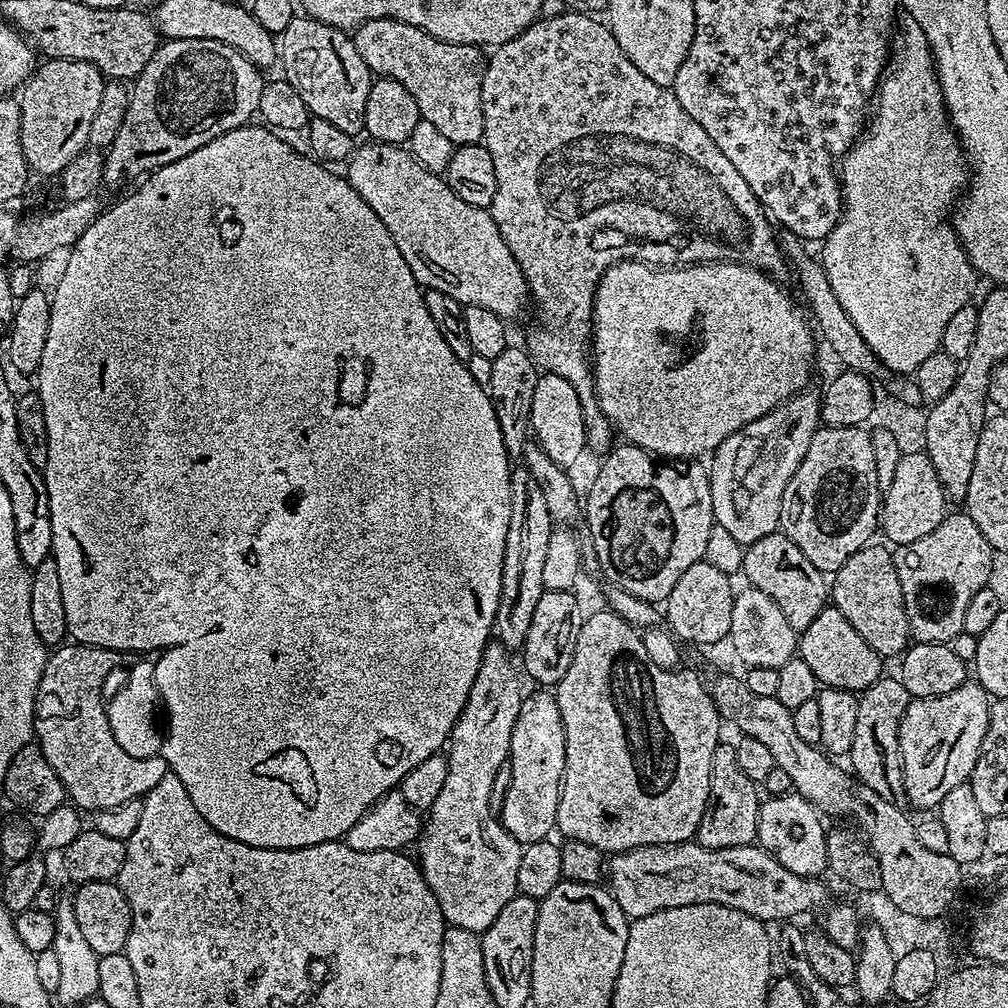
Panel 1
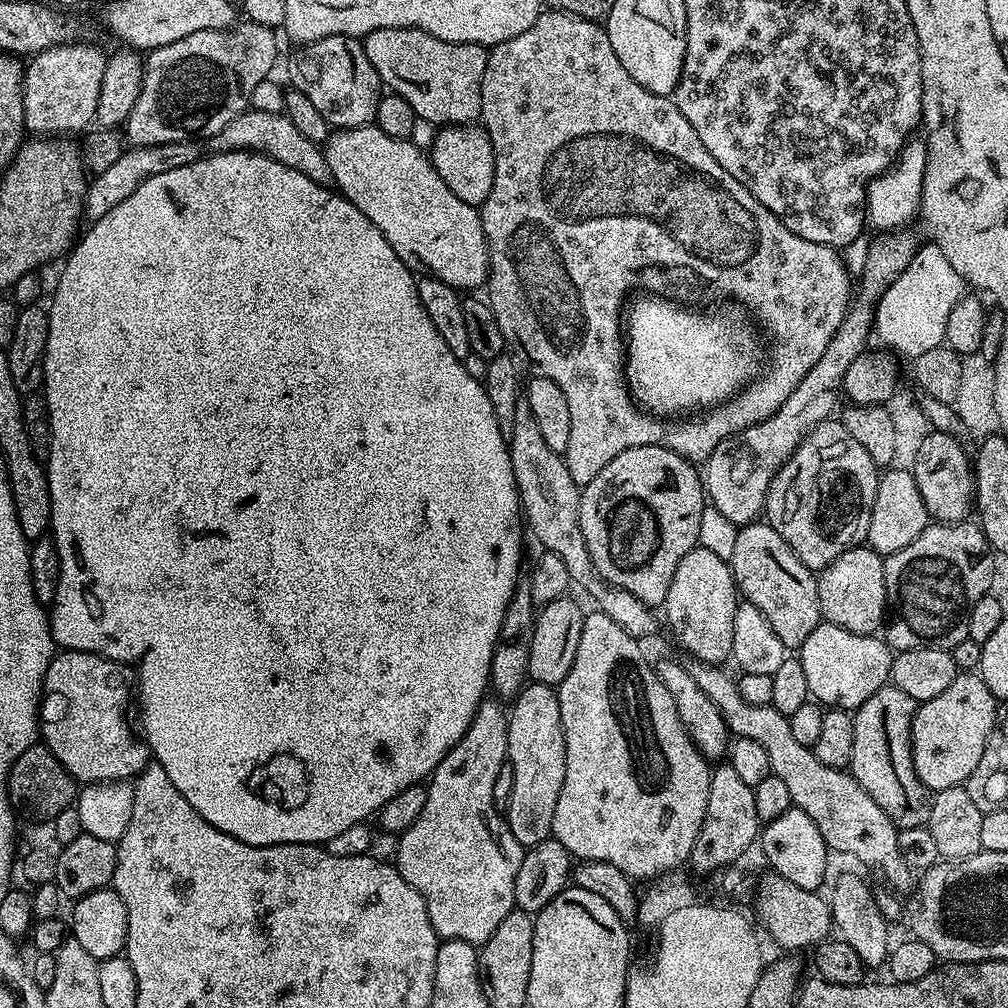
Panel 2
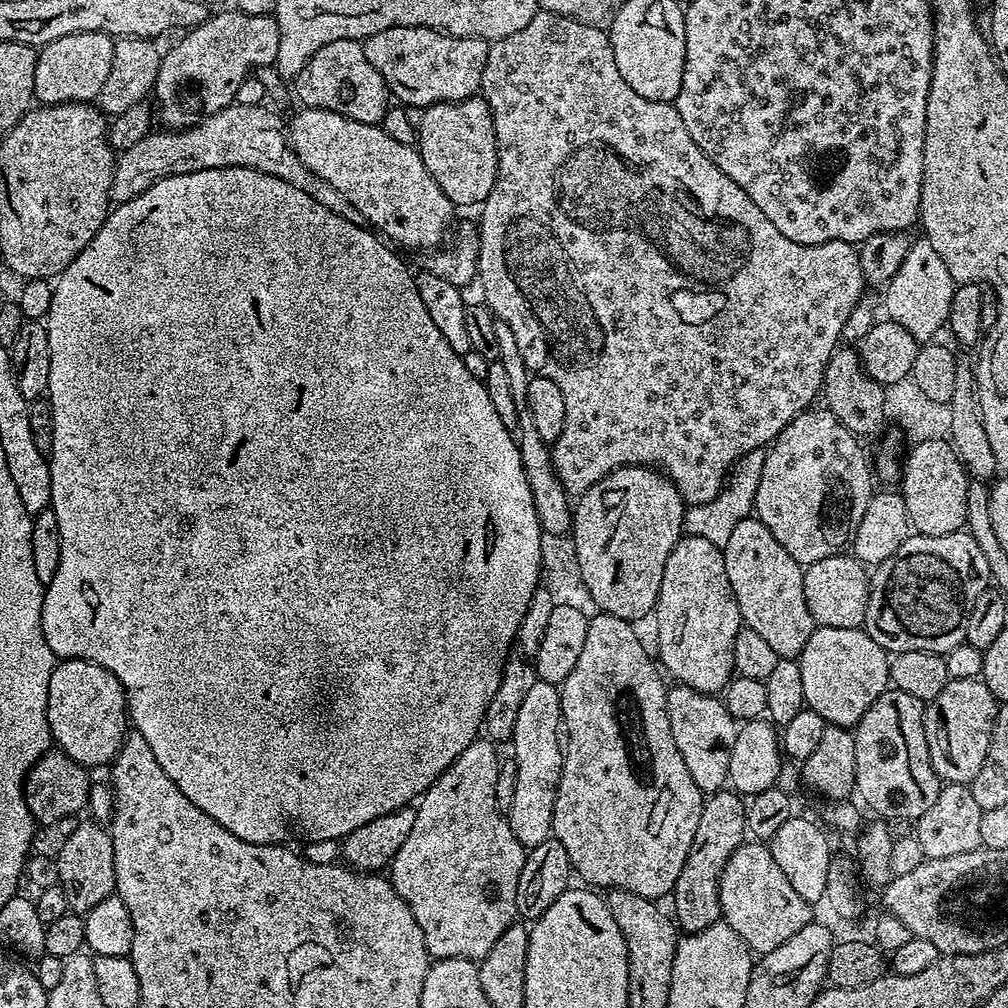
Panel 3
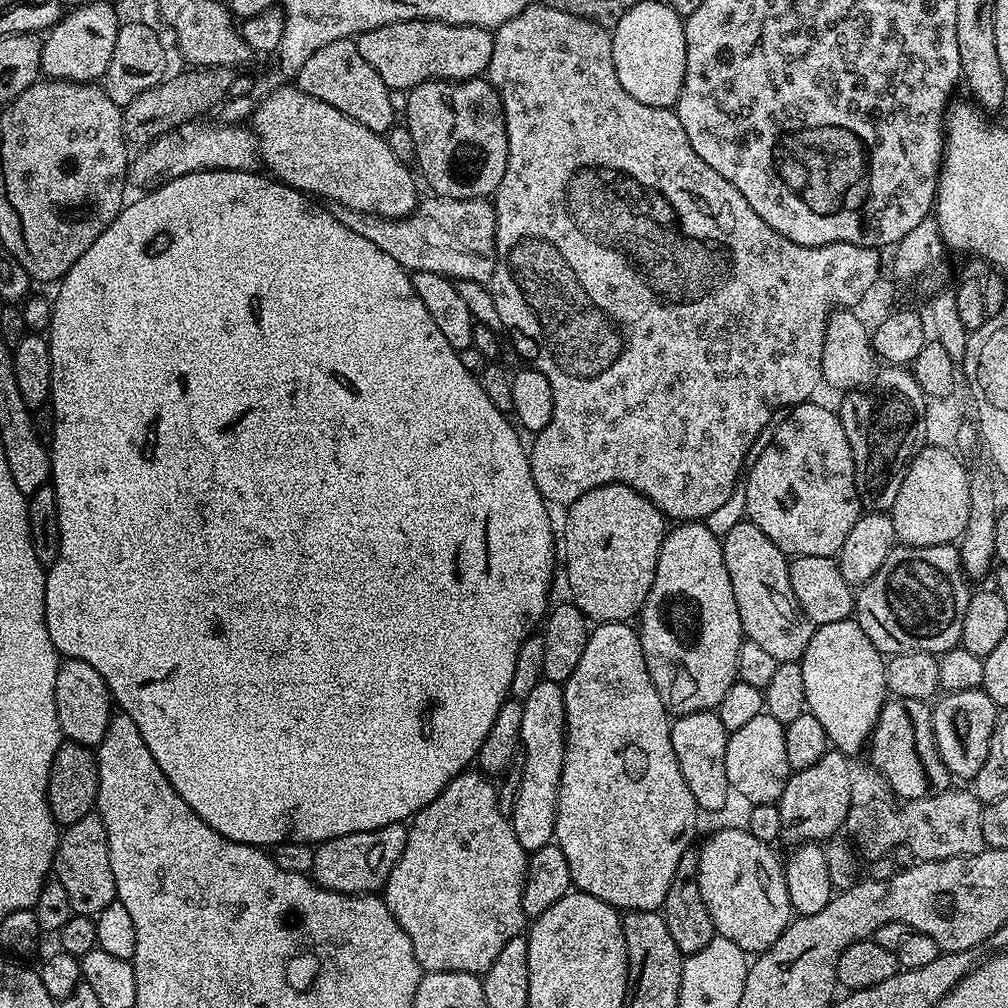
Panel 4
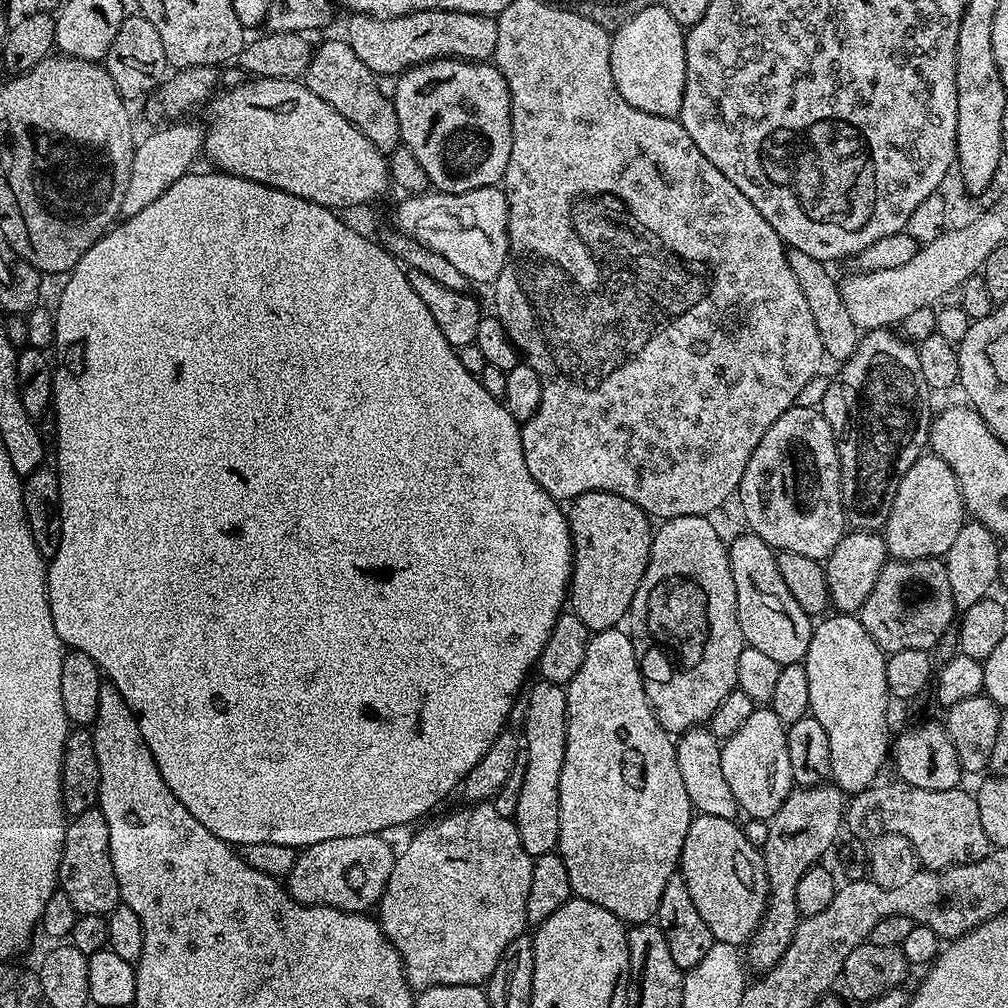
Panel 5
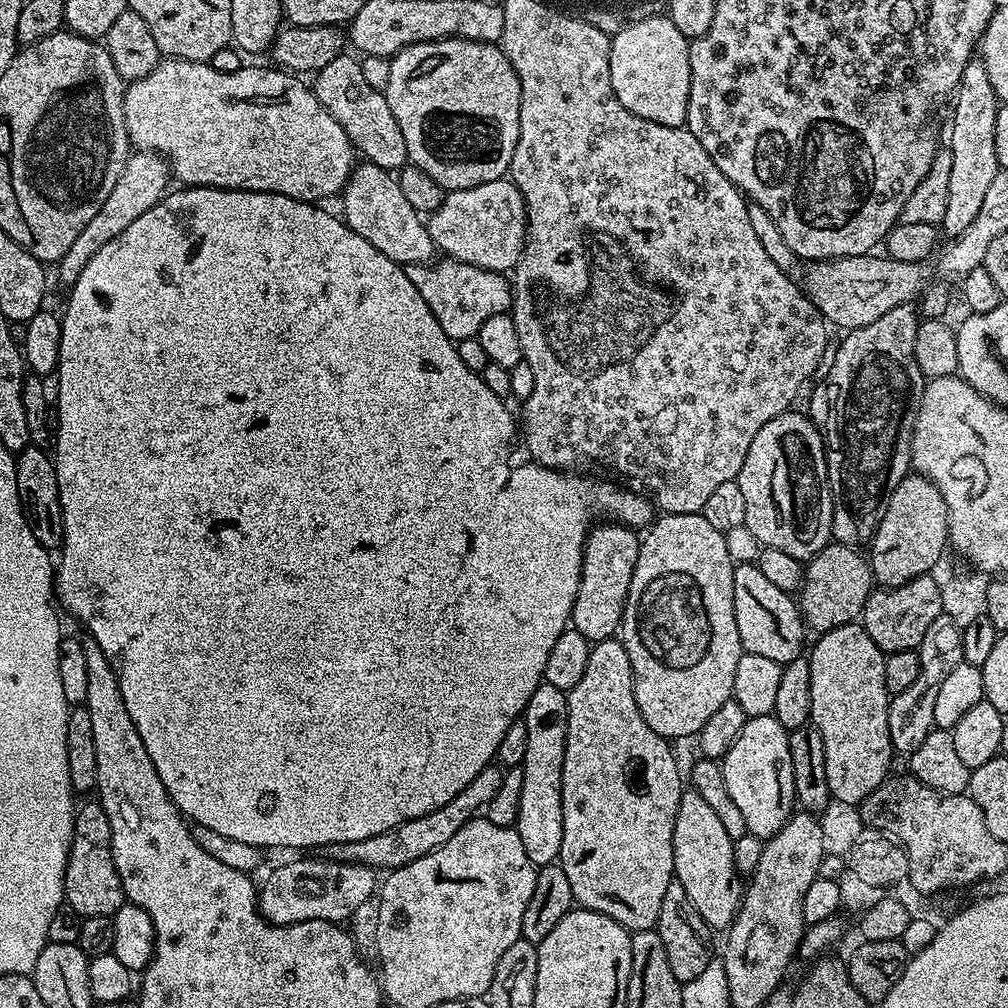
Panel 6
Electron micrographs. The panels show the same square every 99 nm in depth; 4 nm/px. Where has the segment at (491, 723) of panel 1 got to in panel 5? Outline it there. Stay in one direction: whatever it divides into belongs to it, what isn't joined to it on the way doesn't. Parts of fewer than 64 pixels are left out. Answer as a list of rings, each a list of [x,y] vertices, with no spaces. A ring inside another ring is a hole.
[[[492,802],[460,806],[457,812],[452,812],[449,816],[434,821],[433,824],[427,824],[423,825],[425,828],[421,832],[413,834],[412,841],[404,849],[399,849],[394,866],[390,870],[390,882],[386,882],[386,890],[380,896],[378,905],[380,929],[400,952],[404,963],[404,977],[408,979],[409,988],[423,990],[434,986],[487,985],[489,978],[494,974],[494,966],[498,966],[498,958],[502,958],[502,950],[506,950],[506,946],[510,946],[510,942],[514,942],[514,938],[525,935],[526,929],[529,927],[526,918],[526,894],[530,894],[534,858],[530,854],[526,854],[526,850],[522,846],[522,838],[516,829],[515,819],[502,817],[495,810]]]

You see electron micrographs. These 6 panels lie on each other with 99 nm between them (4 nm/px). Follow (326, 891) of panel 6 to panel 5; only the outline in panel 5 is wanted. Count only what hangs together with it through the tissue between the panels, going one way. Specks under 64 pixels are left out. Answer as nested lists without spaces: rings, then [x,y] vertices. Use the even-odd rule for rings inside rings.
[[[380,834],[351,836],[308,845],[297,855],[286,877],[288,893],[300,904],[330,906],[343,912],[367,913],[375,909],[386,890],[386,882],[390,882],[390,870],[397,857],[384,839]]]

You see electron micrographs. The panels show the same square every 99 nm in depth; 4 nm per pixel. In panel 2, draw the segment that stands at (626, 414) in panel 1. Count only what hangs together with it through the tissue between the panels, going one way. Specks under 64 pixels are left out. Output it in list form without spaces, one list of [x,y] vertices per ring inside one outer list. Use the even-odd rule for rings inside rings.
[[[644,294],[641,297],[641,300],[633,299],[632,309],[630,304],[626,312],[624,362],[624,379],[628,382],[628,391],[641,409],[661,418],[680,418],[697,410],[707,410],[723,404],[756,379],[762,368],[762,352],[760,356],[756,330],[751,324],[753,321],[741,307],[695,312],[692,308],[674,304],[670,301],[673,299],[660,294]]]

